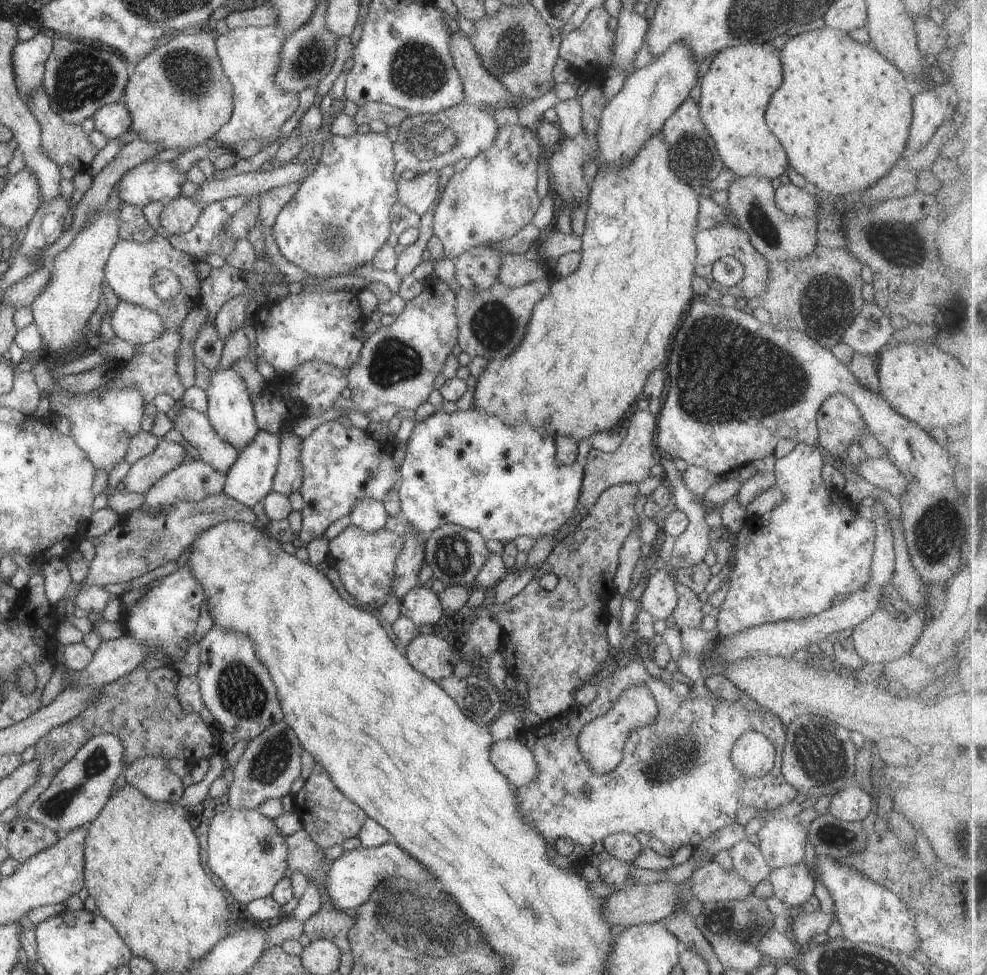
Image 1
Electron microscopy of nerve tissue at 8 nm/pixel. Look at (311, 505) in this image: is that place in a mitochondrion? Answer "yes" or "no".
no

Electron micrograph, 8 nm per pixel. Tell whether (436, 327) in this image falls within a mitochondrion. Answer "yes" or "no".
no

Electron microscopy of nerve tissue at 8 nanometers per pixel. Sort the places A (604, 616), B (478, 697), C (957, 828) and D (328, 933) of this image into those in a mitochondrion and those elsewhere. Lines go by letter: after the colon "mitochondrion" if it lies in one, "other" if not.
A: other
B: mitochondrion
C: mitochondrion
D: other

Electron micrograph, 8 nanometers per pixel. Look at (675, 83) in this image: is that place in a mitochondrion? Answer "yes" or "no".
no

